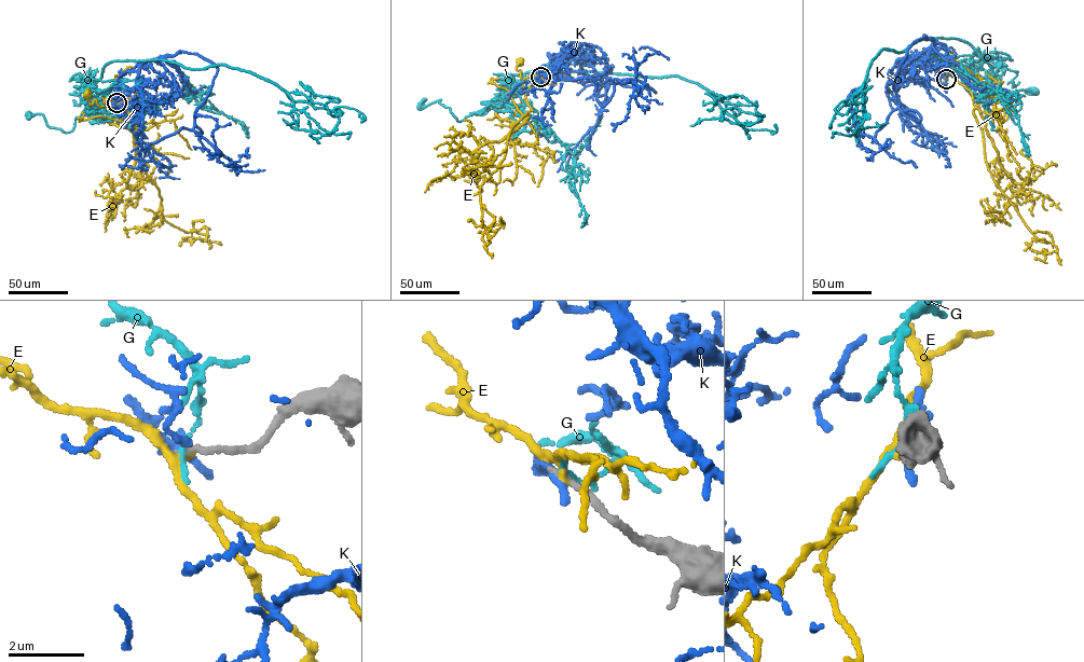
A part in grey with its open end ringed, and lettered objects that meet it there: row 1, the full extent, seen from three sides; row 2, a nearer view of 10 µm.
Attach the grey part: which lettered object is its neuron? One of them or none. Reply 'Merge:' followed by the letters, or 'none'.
Merge: none

